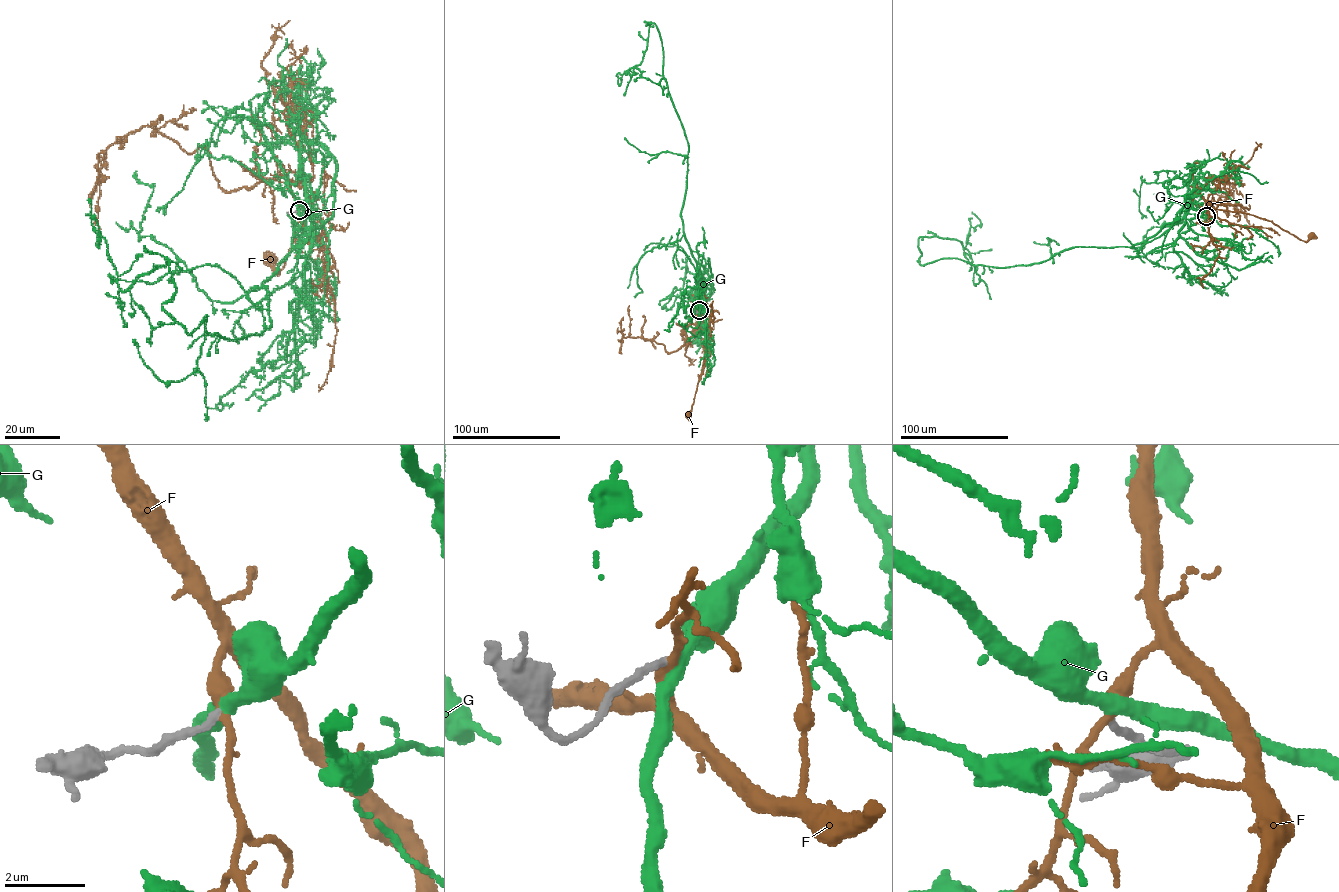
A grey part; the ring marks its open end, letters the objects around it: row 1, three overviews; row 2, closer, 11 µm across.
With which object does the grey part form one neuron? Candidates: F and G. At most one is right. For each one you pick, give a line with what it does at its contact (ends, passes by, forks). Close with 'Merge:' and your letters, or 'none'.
G: it passes by
Merge: G

